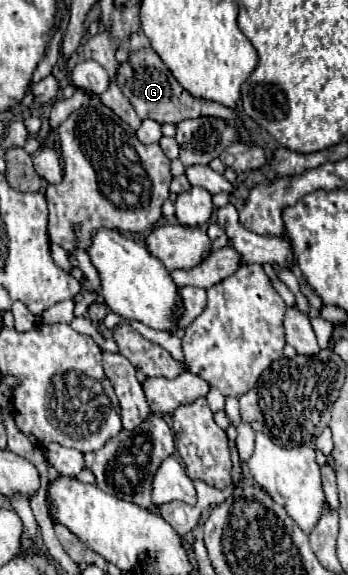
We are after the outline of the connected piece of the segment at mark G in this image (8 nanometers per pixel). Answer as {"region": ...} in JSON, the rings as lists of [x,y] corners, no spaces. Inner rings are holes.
{"region":[[[135,32],[129,38],[129,60],[117,66],[117,84],[123,92],[123,96],[133,104],[135,112],[139,114],[141,120],[151,118],[159,124],[171,122],[177,124],[179,120],[187,120],[187,118],[197,118],[197,116],[219,116],[225,118],[231,124],[237,124],[235,114],[223,106],[223,104],[215,104],[209,100],[199,100],[195,96],[191,96],[169,72],[169,68],[163,64],[163,60],[157,56],[157,52],[149,46],[147,36],[143,36],[143,32]]]}

